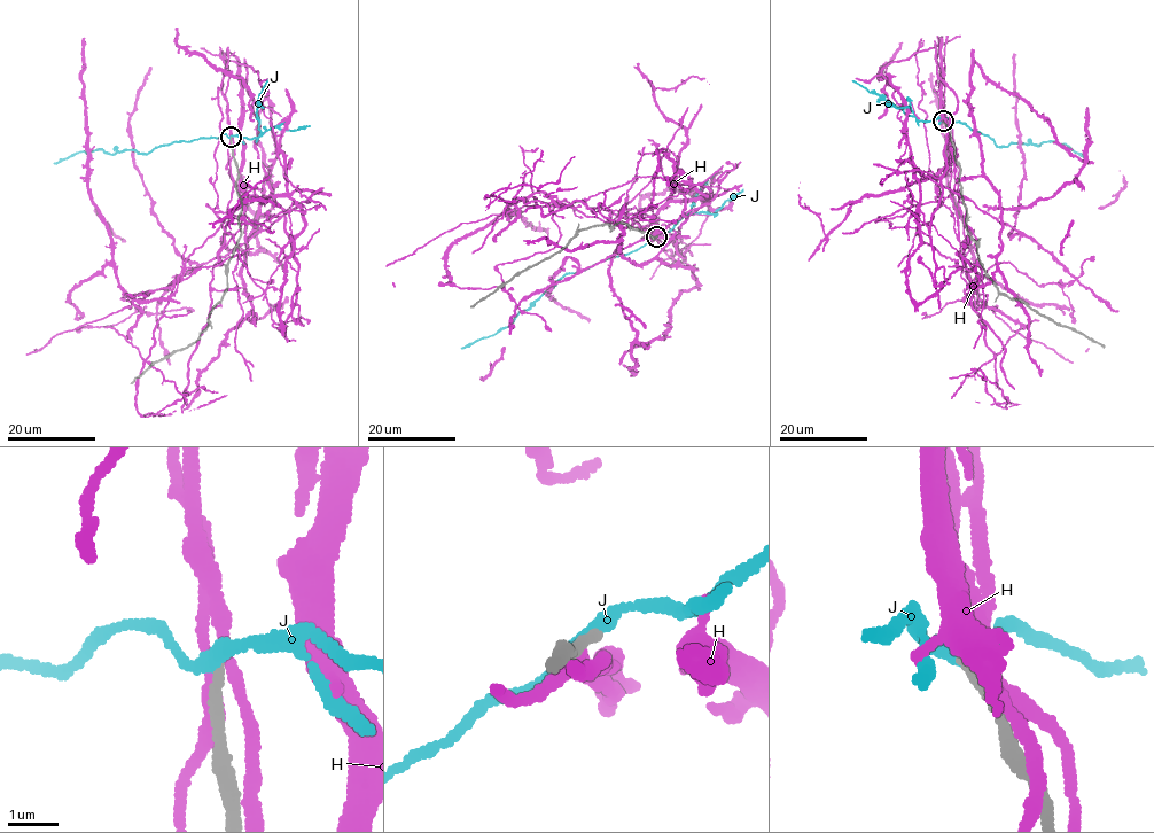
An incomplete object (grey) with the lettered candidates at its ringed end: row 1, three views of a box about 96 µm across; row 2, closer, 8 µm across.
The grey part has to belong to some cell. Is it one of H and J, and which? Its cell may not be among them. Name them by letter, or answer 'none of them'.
none of them

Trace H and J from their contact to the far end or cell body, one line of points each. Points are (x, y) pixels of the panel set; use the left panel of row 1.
H: (231, 141), (250, 321), (266, 99), (273, 203), (247, 227), (264, 250), (224, 233)
J: (231, 138), (221, 134), (158, 145), (146, 153), (84, 152), (53, 163)

